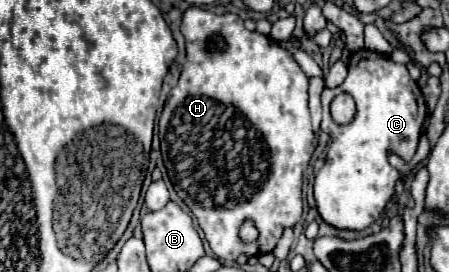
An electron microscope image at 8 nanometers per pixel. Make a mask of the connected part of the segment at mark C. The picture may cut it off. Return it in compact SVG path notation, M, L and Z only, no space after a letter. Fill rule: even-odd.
M366 48L350 54L346 80L336 88L322 90L320 128L328 132L330 144L326 162L316 174L314 198L320 216L328 224L348 230L364 230L372 226L400 180L398 170L388 162L388 154L402 154L402 160L414 156L426 114L422 92L404 64L396 64L388 54L378 54ZM340 92L350 92L356 102L356 116L344 126L336 124L330 116L330 102Z

